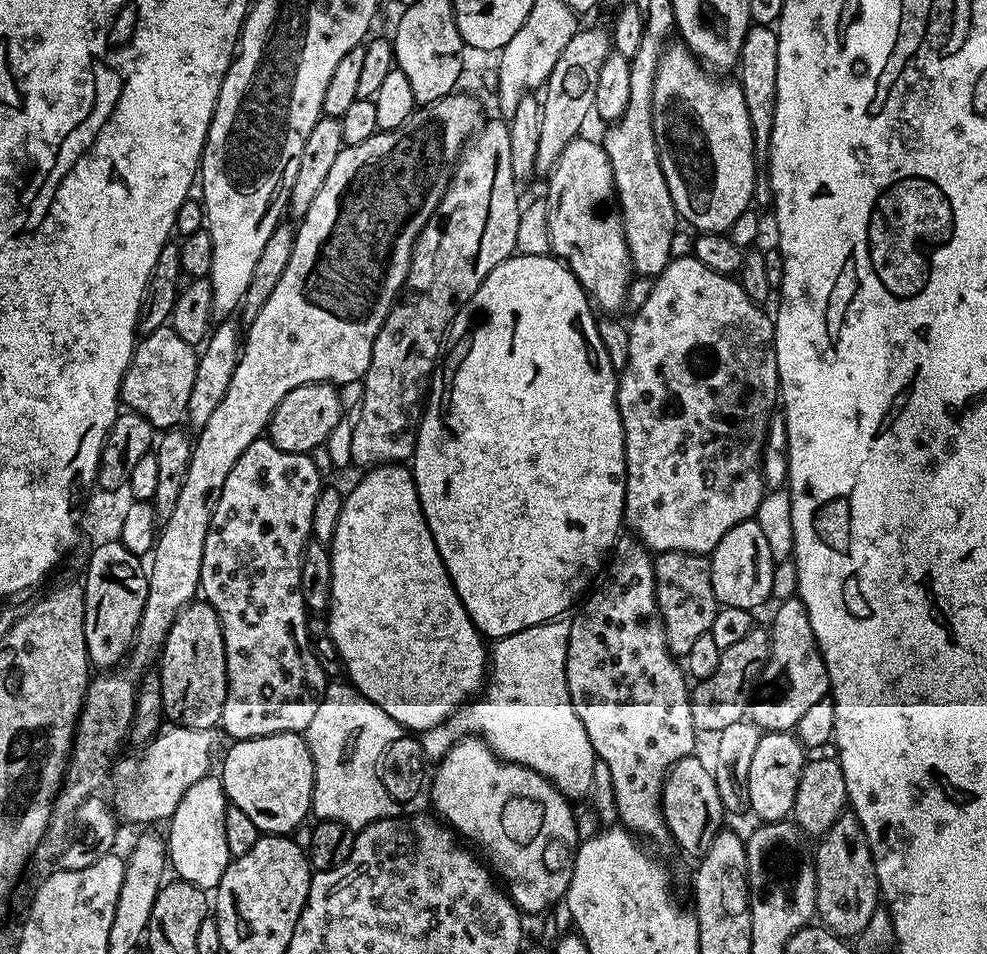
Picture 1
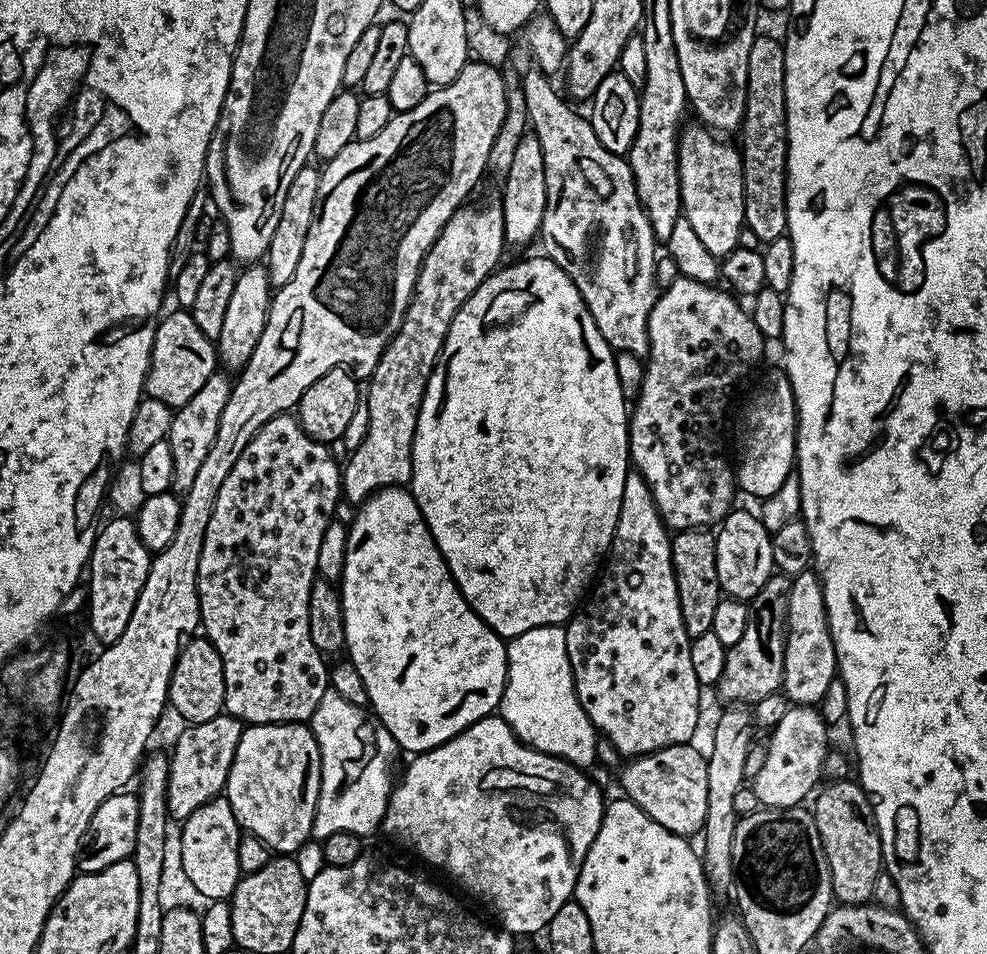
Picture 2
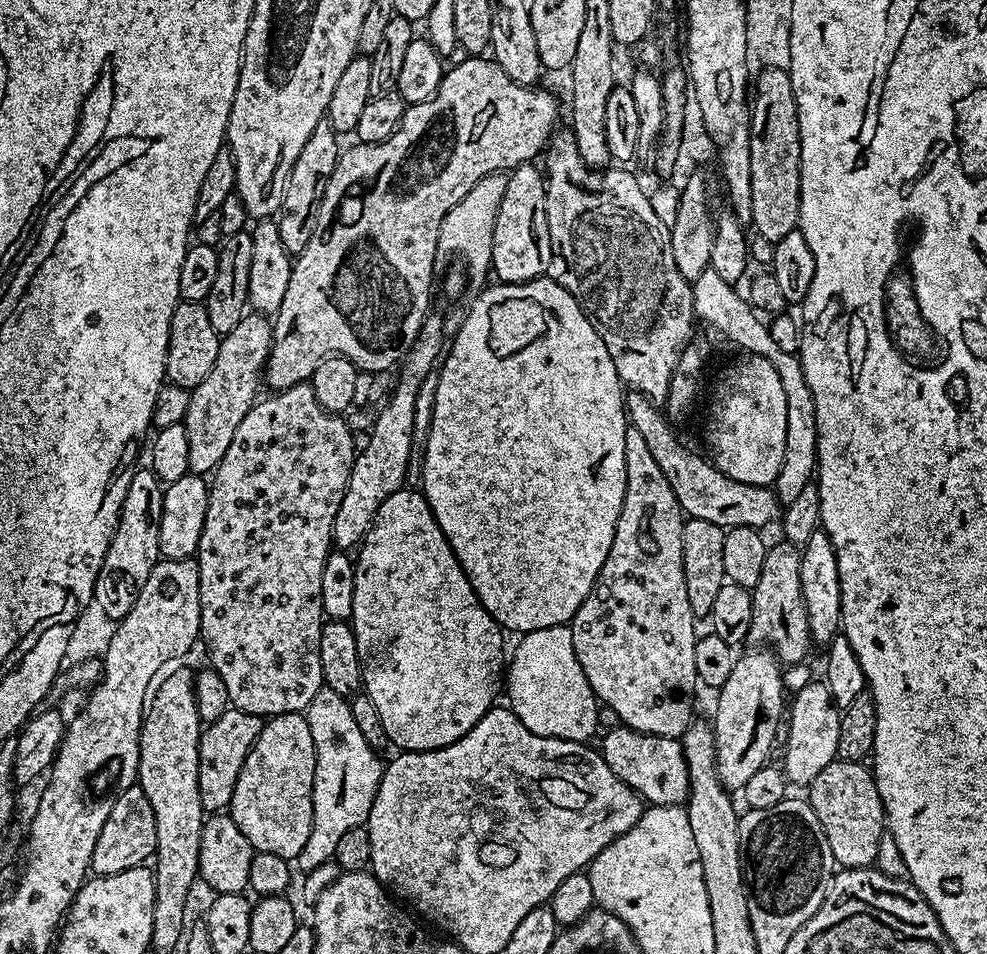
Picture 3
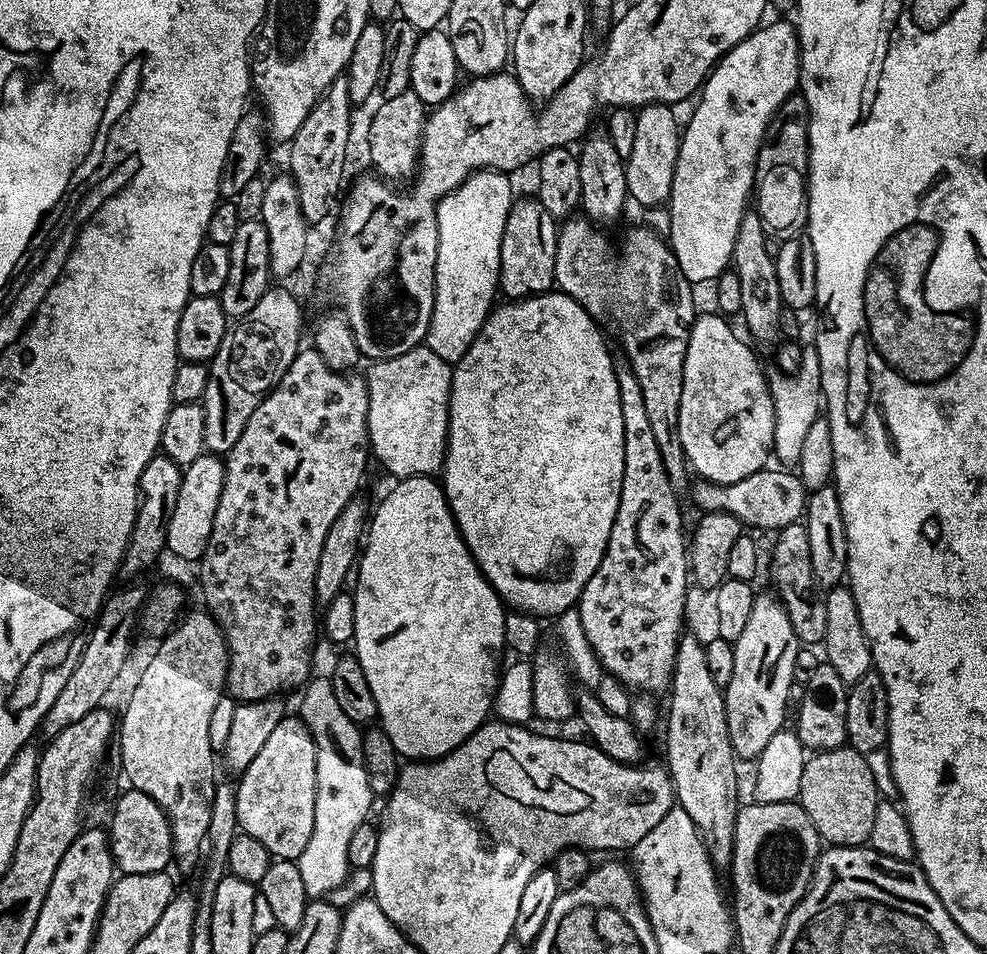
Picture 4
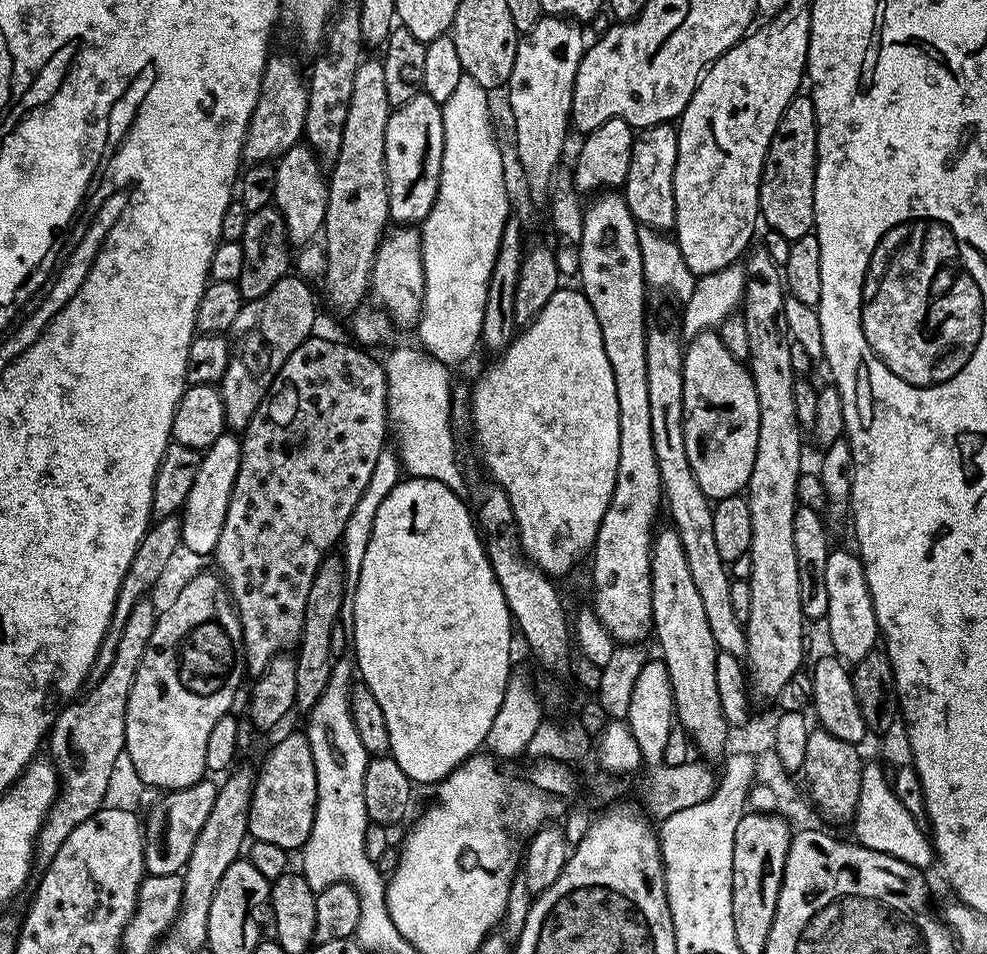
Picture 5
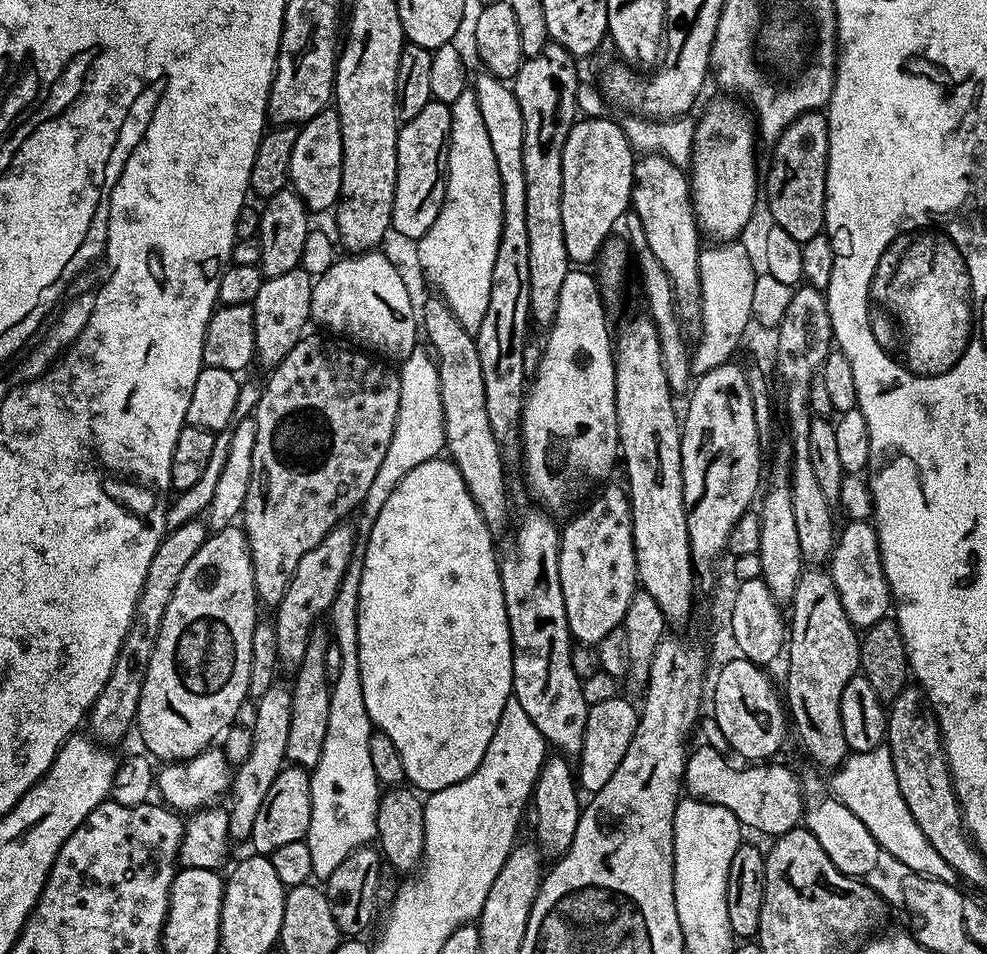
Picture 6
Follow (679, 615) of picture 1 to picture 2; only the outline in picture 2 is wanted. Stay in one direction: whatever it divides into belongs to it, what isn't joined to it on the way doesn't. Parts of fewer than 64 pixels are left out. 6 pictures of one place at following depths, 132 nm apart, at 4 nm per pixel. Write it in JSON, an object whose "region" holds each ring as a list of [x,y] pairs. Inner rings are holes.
{"region":[[[707,527],[688,528],[672,536],[672,569],[676,571],[678,602],[682,606],[682,622],[690,637],[712,631],[714,610],[722,599],[716,561],[716,532]]]}

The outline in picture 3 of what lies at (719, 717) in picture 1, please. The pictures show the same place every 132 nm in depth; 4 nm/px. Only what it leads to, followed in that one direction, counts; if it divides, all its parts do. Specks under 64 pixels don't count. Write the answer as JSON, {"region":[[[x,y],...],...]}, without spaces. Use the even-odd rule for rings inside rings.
{"region":[[[779,542],[769,547],[762,562],[762,575],[750,589],[754,602],[754,622],[750,622],[748,640],[756,646],[770,646],[781,665],[798,664],[812,644],[810,626],[806,618],[806,602],[802,598],[802,570],[797,545]]]}

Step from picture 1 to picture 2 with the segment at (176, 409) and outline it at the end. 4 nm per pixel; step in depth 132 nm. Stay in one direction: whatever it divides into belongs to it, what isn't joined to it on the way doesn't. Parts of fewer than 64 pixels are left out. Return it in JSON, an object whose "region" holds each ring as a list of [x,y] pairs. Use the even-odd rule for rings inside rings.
{"region":[[[175,310],[159,317],[152,343],[150,366],[144,377],[144,390],[150,398],[158,398],[158,402],[166,402],[173,410],[186,406],[202,386],[206,386],[206,378],[210,378],[218,370],[216,345],[194,323],[191,311]]]}

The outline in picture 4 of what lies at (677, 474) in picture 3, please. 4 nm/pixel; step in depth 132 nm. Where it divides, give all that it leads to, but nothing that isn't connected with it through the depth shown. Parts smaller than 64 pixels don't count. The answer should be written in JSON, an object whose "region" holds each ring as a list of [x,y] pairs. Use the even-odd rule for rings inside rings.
{"region":[[[761,470],[742,478],[742,482],[729,484],[711,484],[708,480],[697,479],[691,485],[690,497],[700,507],[701,513],[725,512],[738,518],[741,525],[752,528],[772,528],[779,530],[797,523],[804,516],[804,507],[808,505],[809,491],[805,488],[799,475],[792,470],[768,472]]]}

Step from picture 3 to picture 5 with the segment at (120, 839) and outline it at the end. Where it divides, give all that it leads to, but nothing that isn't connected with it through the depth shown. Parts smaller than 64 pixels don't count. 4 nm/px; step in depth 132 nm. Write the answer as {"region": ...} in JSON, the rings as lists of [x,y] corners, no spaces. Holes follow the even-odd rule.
{"region":[[[211,779],[199,780],[194,786],[183,788],[177,792],[168,792],[148,812],[148,820],[143,821],[144,826],[144,871],[147,875],[180,874],[183,873],[186,862],[190,858],[190,850],[194,850],[194,842],[206,826],[206,818],[210,818],[210,809],[214,807],[217,785],[211,784]]]}

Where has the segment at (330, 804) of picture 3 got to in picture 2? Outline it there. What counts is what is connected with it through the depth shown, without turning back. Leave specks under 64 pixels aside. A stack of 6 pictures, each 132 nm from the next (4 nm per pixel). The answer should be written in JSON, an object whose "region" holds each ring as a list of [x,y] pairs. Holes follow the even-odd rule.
{"region":[[[329,690],[322,694],[322,702],[318,702],[314,710],[310,727],[320,747],[320,793],[312,823],[311,839],[323,842],[327,836],[335,832],[349,832],[355,836],[367,838],[375,828],[377,831],[383,825],[390,795],[388,760],[380,749],[379,738],[376,737],[378,724],[373,713],[368,708],[354,706],[354,702],[346,702],[342,694]]]}

